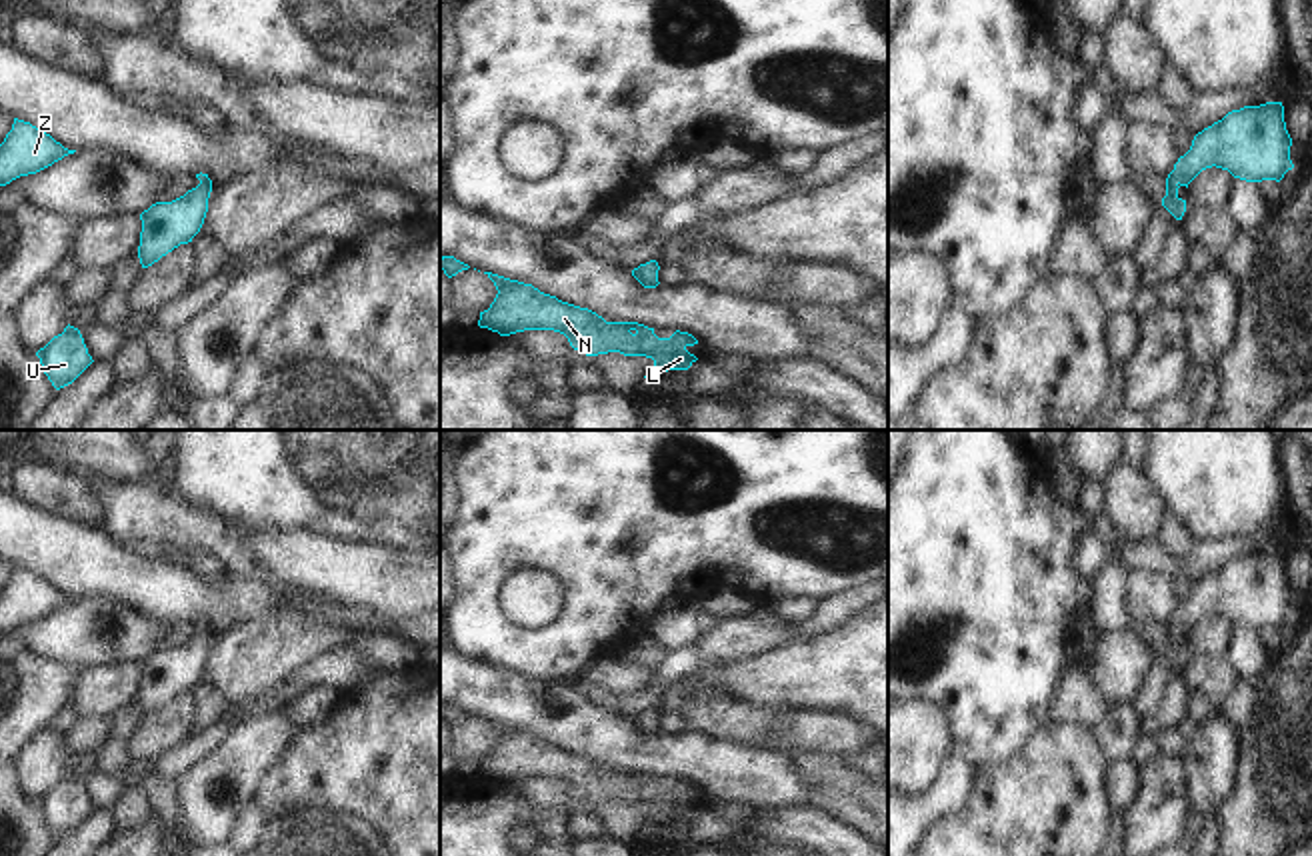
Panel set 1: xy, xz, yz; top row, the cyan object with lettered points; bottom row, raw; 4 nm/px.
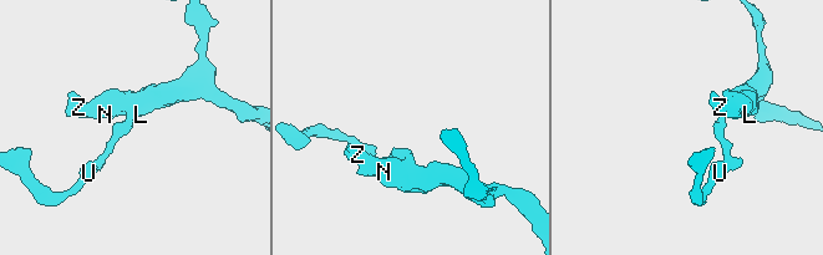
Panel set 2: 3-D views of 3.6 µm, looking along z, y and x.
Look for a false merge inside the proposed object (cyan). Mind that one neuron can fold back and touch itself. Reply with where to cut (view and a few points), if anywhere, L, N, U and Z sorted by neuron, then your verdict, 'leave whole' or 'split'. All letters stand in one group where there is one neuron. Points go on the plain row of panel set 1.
no cut | L N U Z | leave whole

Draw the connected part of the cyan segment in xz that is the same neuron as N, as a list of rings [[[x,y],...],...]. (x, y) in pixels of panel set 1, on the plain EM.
[[[484,720],[498,742],[488,758],[480,760],[478,774],[510,784],[524,778],[554,778],[568,786],[570,794],[586,804],[620,800],[646,804],[654,814],[646,824],[668,818],[688,818],[698,806],[686,796],[698,788],[676,778],[670,786],[658,786],[654,776],[638,770],[606,770],[588,756],[580,756],[544,742],[532,732]]]

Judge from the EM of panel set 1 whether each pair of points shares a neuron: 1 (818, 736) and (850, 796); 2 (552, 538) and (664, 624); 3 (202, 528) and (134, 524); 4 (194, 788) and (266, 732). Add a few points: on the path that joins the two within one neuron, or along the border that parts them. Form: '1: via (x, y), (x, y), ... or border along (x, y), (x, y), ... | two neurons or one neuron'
1: border along (782, 744), (794, 750), (818, 750), (838, 756) | two neurons
2: border along (696, 598), (668, 598), (642, 632) | two neurons
3: via (186, 526), (150, 524) | one neuron
4: via (212, 774), (232, 766), (248, 750) | one neuron

